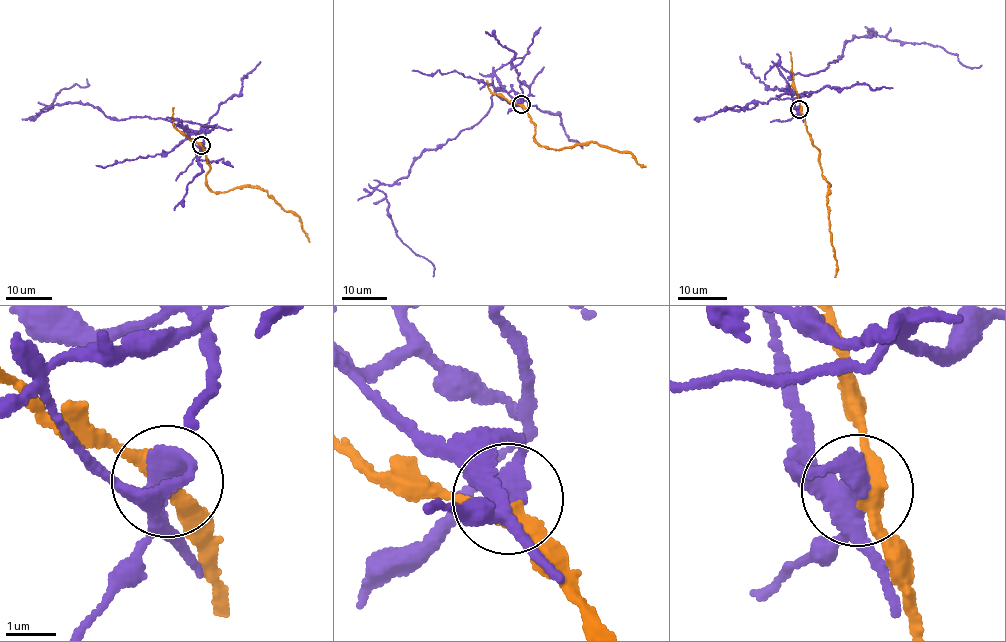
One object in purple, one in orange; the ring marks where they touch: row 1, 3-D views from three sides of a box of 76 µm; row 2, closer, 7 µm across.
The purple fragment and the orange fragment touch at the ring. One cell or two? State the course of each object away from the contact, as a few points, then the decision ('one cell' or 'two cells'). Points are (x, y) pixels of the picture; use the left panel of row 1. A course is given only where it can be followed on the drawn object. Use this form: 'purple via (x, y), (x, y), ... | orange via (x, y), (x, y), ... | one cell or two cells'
purple via (201, 146), (170, 120), (114, 120), (80, 101), (44, 111), (56, 93), (87, 85), (87, 78) | orange via (200, 145), (209, 166), (206, 186), (219, 192), (258, 186), (285, 210), (300, 218), (310, 242) | two cells

